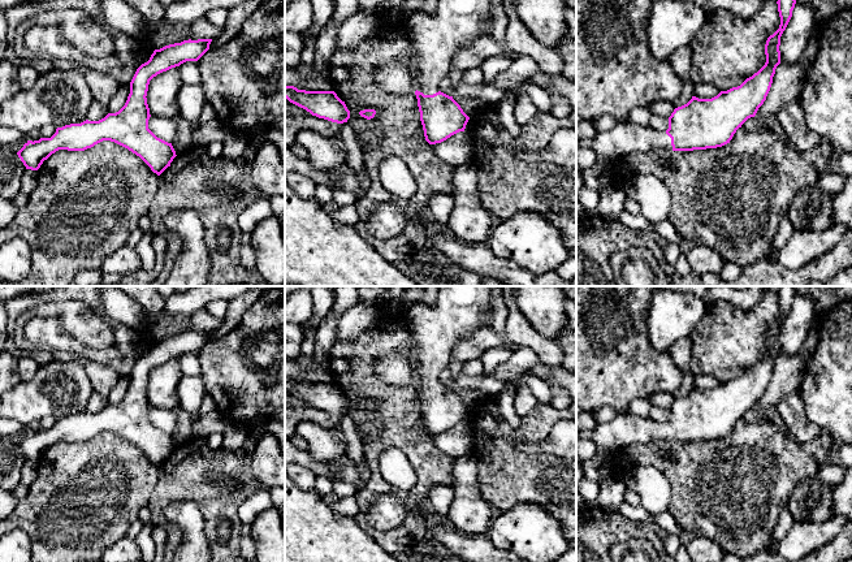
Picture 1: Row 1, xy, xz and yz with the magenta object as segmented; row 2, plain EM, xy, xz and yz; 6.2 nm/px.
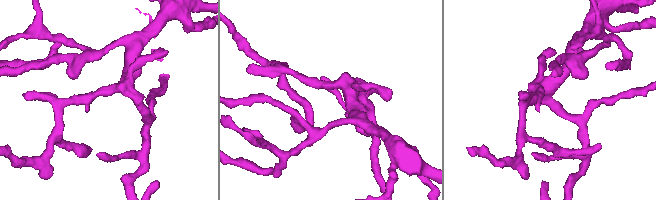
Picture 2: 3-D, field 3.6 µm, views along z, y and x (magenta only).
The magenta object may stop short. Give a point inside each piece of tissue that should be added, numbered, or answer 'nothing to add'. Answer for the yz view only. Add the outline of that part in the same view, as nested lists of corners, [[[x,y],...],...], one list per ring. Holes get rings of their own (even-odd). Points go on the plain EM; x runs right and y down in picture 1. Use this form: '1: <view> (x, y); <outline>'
1: yz (625, 429); [[[617,414],[613,420],[598,424],[593,441],[600,451],[618,451],[631,445],[670,445],[671,429],[652,419],[628,414]]]

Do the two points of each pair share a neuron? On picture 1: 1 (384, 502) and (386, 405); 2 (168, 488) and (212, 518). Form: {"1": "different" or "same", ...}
{"1": "different", "2": "same"}

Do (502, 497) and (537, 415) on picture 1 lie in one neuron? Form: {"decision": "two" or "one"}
{"decision": "one"}

